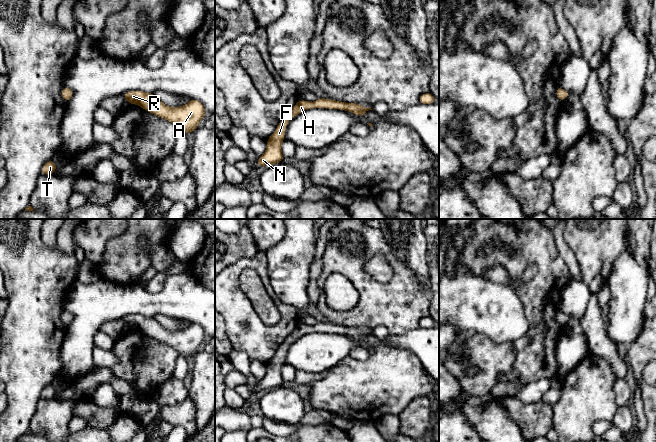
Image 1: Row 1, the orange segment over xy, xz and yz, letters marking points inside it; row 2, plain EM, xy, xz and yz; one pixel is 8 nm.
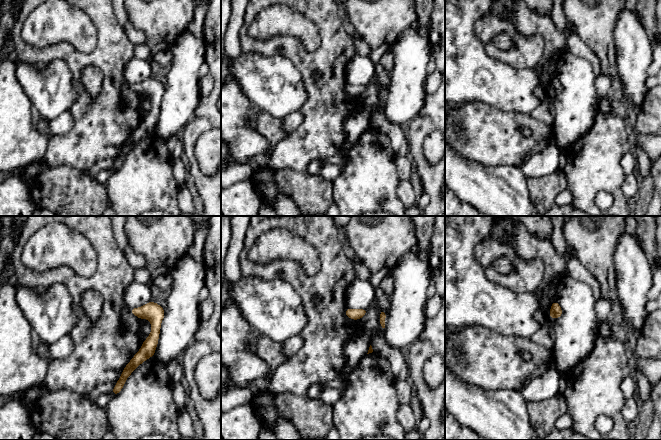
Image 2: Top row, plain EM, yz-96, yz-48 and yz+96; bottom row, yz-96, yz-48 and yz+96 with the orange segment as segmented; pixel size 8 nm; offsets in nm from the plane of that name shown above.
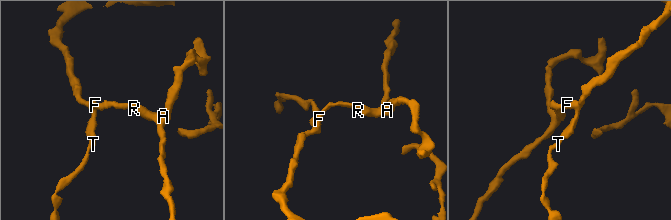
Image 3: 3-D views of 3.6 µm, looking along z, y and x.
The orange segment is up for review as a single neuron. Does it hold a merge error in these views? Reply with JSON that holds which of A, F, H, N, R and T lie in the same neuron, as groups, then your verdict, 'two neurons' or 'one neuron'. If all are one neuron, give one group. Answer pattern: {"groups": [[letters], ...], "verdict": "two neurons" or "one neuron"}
{"groups": [["A", "F", "H", "N", "R", "T"]], "verdict": "one neuron"}

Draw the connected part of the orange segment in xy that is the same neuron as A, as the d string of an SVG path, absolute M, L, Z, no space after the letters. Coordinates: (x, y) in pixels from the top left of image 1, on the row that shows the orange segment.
M140 90L128 91L123 97L129 104L136 104L151 114L170 121L186 135L197 129L199 122L207 113L204 106L196 99L190 99L184 106L169 107L153 93Z

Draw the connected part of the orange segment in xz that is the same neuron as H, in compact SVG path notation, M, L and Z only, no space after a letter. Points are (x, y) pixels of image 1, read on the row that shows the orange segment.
M318 98L314 102L308 102L306 100L298 100L295 106L286 114L286 116L280 121L274 133L267 139L267 148L263 155L261 155L256 162L257 166L273 165L281 163L283 160L283 154L281 144L285 137L285 128L289 120L304 110L311 108L326 108L326 109L340 109L349 111L355 115L363 117L370 108L363 107L358 103L347 103L336 100L330 100L325 98Z

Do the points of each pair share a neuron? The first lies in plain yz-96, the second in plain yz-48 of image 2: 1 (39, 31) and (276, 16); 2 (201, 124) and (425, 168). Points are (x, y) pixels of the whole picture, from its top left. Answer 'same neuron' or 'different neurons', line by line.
1: same neuron
2: same neuron

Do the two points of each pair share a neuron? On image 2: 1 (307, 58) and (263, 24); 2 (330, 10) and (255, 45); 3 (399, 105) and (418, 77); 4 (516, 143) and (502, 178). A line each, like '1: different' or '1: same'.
1: different
2: same
3: same
4: different

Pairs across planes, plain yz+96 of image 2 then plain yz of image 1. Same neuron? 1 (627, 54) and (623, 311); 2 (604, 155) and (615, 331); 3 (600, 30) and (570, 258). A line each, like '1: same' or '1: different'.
1: same
2: different
3: different

